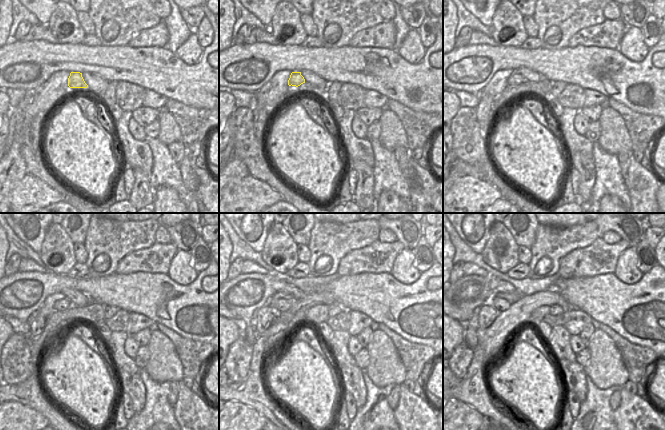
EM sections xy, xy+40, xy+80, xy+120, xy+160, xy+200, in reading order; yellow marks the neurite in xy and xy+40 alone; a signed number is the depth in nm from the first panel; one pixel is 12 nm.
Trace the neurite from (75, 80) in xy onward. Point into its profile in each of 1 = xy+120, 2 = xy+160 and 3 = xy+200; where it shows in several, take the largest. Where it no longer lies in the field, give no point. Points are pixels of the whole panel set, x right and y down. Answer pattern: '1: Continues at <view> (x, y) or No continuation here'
1: Continues at xy+120 (63, 304)
2: Continues at xy+160 (276, 304)
3: Continues at xy+200 (500, 304)

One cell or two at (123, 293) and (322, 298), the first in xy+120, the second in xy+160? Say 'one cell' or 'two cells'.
two cells

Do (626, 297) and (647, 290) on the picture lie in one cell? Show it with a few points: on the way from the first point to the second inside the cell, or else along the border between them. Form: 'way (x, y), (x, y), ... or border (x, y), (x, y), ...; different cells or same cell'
way (631, 297), (636, 297), (642, 292); same cell

